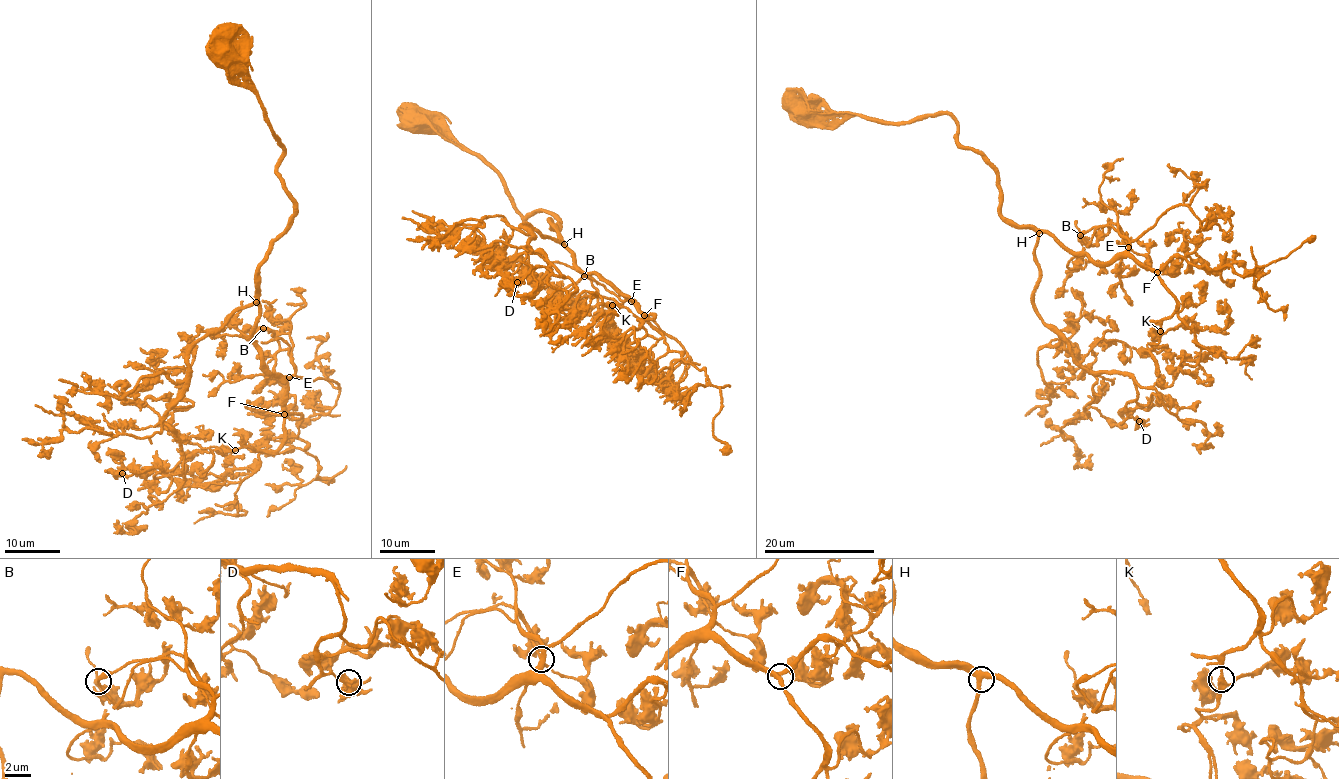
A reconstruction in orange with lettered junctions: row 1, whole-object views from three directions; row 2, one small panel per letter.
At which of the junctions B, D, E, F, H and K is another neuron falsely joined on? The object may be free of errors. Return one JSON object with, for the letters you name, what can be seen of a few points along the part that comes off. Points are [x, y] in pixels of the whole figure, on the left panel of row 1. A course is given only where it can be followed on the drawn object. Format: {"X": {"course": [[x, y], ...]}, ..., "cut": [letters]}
{"cut": []}

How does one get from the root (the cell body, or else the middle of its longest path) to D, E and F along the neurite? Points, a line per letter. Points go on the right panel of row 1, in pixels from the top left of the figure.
D: (807, 116), (950, 115), (1002, 215), (1036, 232), (1039, 316), (1081, 365), (1131, 377), (1139, 420)
E: (807, 116), (855, 113), (887, 124), (950, 115), (959, 144), (992, 163), (1008, 221), (1098, 262), (1129, 246)
F: (807, 116), (950, 115), (959, 144), (992, 163), (1008, 221), (1098, 262), (1125, 254), (1157, 272)

